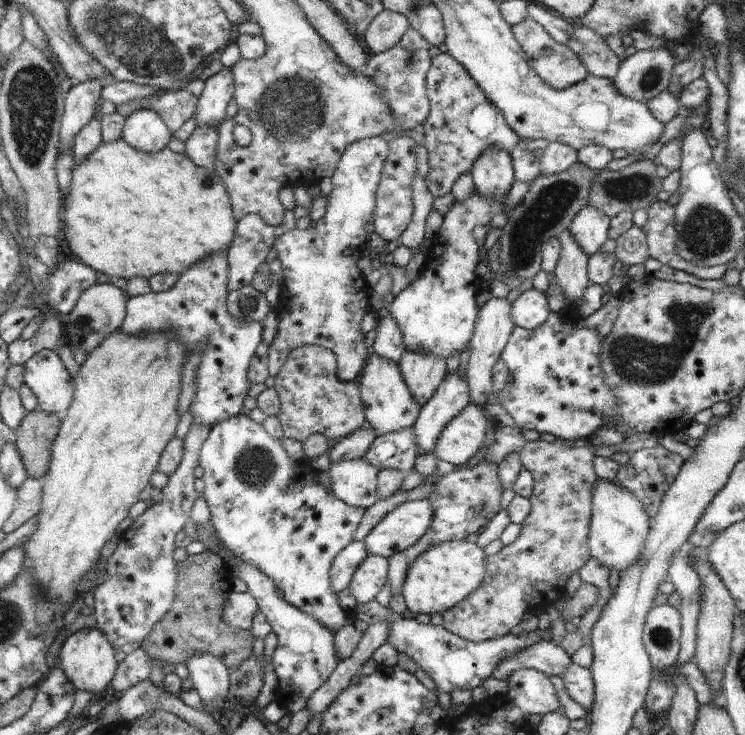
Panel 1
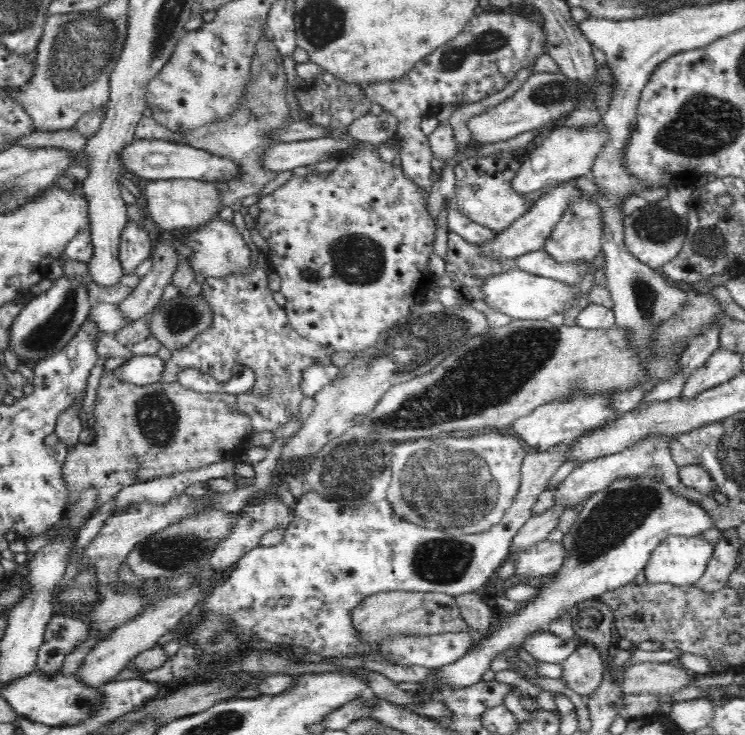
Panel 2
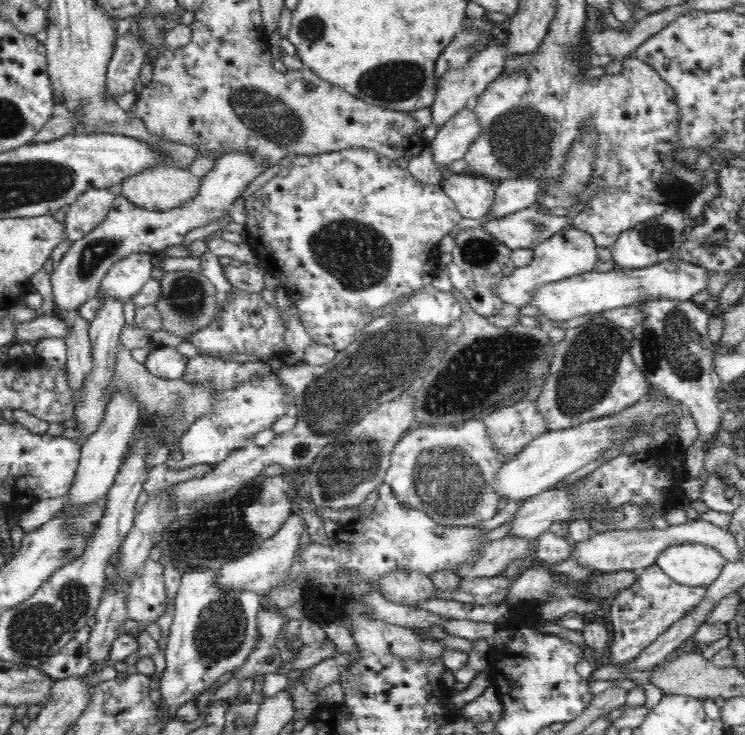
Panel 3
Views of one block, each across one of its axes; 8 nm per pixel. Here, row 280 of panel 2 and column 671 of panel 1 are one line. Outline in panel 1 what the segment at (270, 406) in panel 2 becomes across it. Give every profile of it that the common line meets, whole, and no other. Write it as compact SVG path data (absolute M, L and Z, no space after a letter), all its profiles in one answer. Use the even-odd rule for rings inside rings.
M666 201L649 204L645 224L641 232L645 236L649 259L673 270L685 270L685 262L675 252L675 235L673 229L673 206Z

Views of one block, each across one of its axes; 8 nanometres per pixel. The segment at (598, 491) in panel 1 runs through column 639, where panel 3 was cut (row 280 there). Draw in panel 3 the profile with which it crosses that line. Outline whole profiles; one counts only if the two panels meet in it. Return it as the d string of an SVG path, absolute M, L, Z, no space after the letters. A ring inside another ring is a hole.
M572 221L561 228L558 232L546 240L542 240L536 248L533 248L533 260L525 268L517 270L504 281L498 284L496 291L500 293L500 299L513 304L521 311L525 311L526 304L532 298L533 292L538 285L568 279L577 275L582 275L594 271L594 267L599 262L598 245L590 233L574 227Z

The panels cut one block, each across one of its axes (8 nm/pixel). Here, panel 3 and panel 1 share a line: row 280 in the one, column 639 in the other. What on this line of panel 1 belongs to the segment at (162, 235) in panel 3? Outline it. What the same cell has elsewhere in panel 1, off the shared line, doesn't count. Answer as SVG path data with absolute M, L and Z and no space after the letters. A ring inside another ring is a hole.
M667 49L636 51L620 62L611 84L621 96L645 104L668 89L671 68L676 62Z

